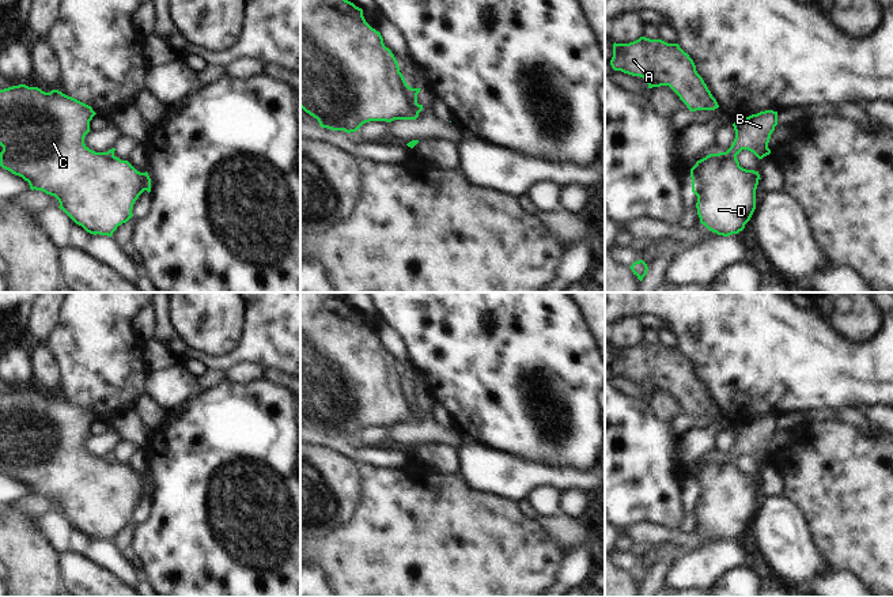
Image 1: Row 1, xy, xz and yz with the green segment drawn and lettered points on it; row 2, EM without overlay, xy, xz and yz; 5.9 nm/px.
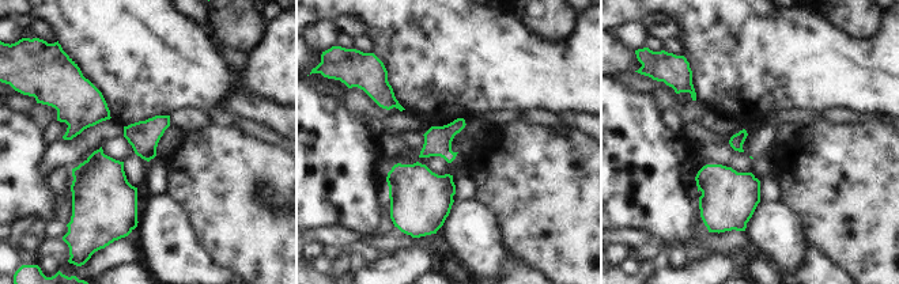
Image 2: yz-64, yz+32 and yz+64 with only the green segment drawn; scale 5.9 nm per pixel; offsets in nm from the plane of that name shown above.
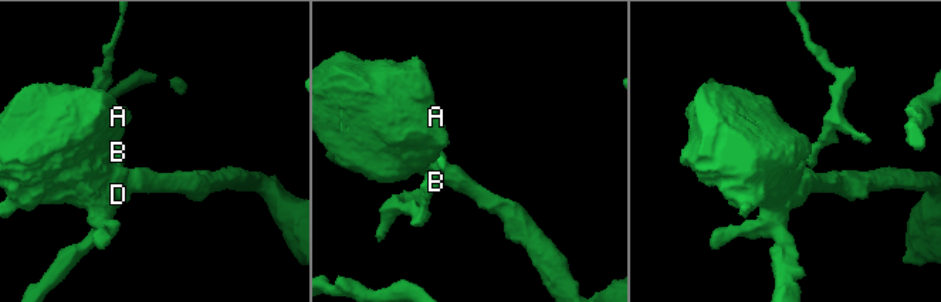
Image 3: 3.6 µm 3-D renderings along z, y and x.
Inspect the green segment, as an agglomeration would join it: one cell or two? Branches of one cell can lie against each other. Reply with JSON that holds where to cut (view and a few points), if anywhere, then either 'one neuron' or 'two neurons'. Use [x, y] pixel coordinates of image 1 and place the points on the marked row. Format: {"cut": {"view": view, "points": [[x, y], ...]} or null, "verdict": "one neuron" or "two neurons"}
{"cut": {"view": "yz", "points": [[723, 152], [736, 158]]}, "verdict": "two neurons"}

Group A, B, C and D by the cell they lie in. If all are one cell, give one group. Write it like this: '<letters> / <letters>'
A C D / B

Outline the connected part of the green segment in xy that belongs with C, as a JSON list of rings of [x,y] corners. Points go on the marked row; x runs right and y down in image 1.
[[[26,84],[0,90],[0,166],[27,181],[31,190],[54,196],[58,208],[87,233],[111,237],[133,216],[139,196],[151,192],[151,178],[128,160],[95,152],[84,144],[95,114],[91,106],[58,90],[45,92]]]

